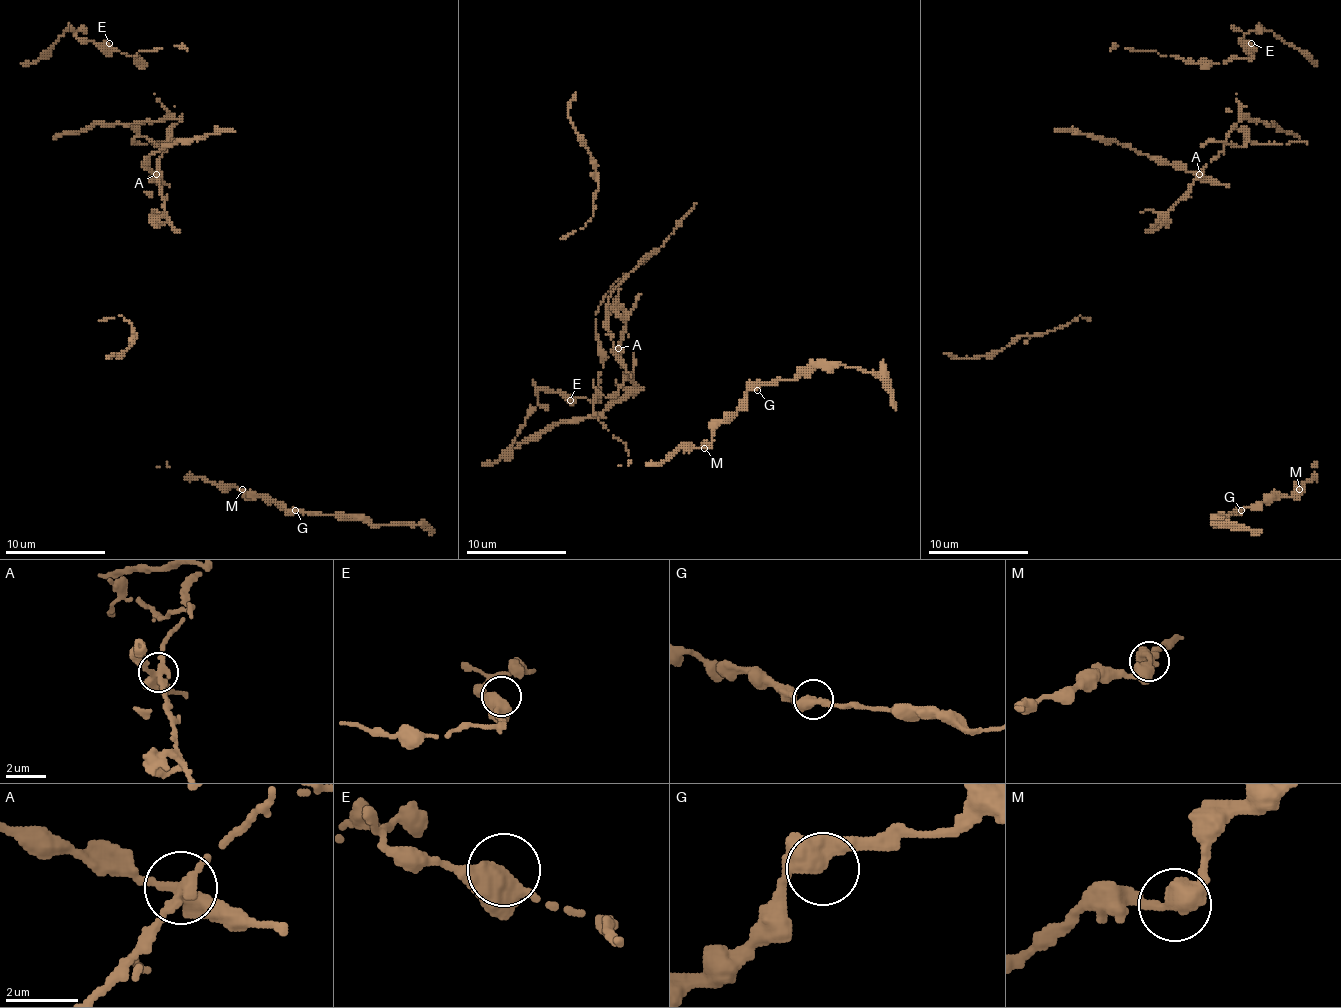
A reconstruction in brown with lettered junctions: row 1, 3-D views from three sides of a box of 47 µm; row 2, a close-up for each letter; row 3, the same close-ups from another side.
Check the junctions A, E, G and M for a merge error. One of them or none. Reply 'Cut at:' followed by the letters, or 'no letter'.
Cut at: A

